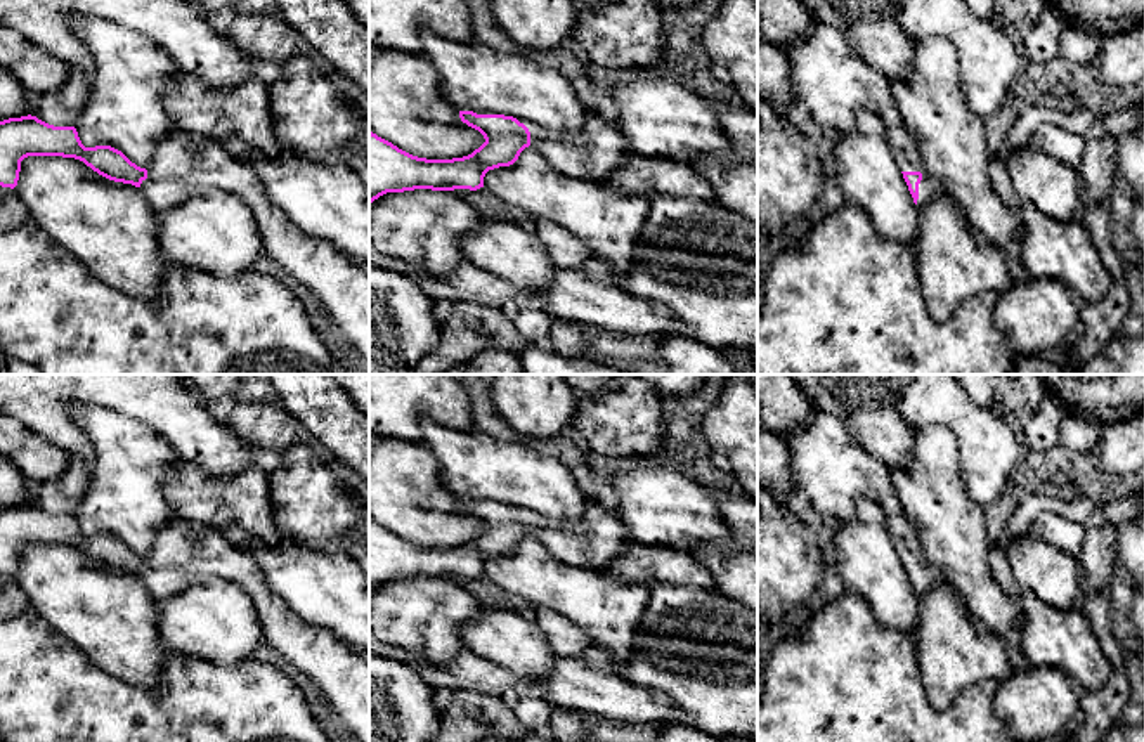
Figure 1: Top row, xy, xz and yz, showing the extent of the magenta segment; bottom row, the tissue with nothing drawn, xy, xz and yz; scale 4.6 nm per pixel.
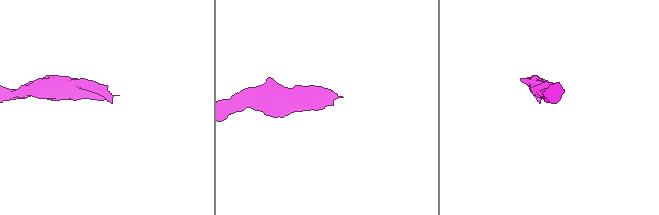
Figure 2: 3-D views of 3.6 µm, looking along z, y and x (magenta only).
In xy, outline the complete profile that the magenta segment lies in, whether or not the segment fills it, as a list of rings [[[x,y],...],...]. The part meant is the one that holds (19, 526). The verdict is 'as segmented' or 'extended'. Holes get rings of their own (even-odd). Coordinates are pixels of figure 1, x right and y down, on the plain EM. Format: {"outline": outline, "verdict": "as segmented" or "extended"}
{"outline": [[[36,504],[0,510],[0,574],[14,577],[19,569],[21,550],[28,544],[62,544],[83,550],[99,563],[140,576],[147,591],[163,602],[182,591],[196,577],[222,577],[244,589],[258,612],[263,640],[274,647],[289,666],[312,681],[329,707],[335,723],[345,726],[355,742],[369,742],[369,657],[343,643],[336,635],[303,622],[276,593],[263,570],[246,550],[232,546],[211,527],[173,517],[154,537],[151,555],[140,556],[111,534],[85,536],[75,515],[54,515]]], "verdict": "extended"}

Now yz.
{"outline": [[[889,496],[879,503],[887,517],[887,530],[891,541],[901,556],[903,567],[913,586],[913,591],[922,596],[933,586],[943,583],[943,572],[934,565],[919,544],[919,534],[913,525],[907,520],[901,503],[896,496]]], "verdict": "extended"}

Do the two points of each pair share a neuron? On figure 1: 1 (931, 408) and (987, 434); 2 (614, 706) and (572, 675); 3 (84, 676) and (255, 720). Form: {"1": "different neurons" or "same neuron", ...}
{"1": "same neuron", "2": "same neuron", "3": "same neuron"}

